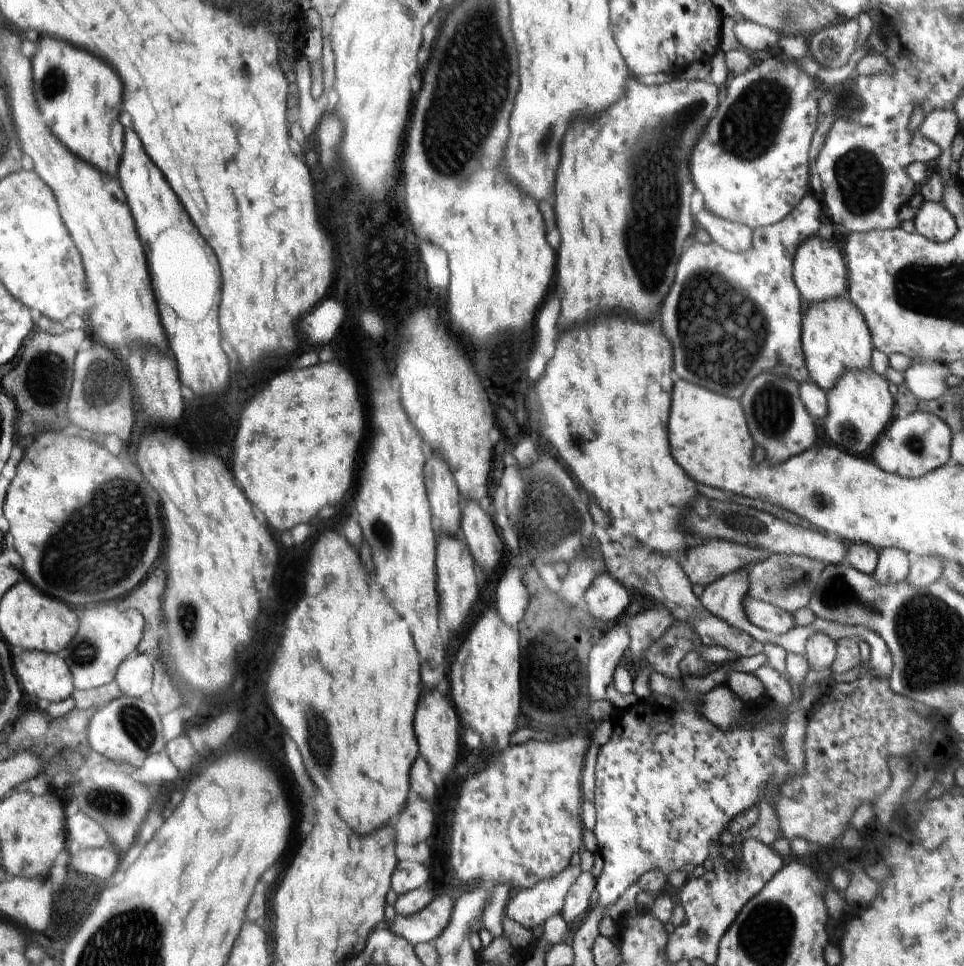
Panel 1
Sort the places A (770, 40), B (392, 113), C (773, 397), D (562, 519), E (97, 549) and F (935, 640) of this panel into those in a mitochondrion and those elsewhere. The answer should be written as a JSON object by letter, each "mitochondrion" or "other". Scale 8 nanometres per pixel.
{"A":"other","B":"other","C":"mitochondrion","D":"mitochondrion","E":"mitochondrion","F":"mitochondrion"}

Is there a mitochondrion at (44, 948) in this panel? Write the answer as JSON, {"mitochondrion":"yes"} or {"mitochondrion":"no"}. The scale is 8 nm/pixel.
{"mitochondrion":"no"}

